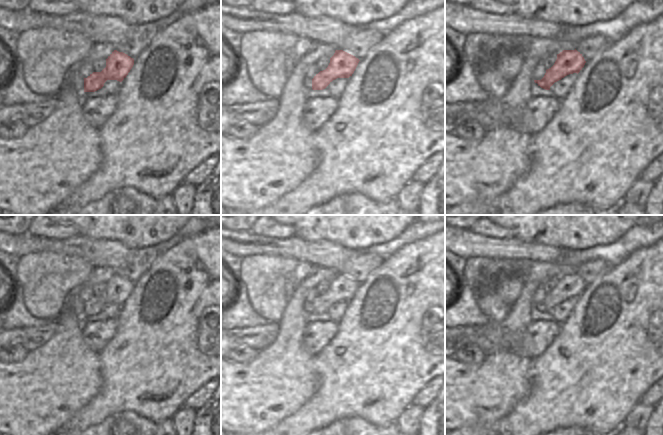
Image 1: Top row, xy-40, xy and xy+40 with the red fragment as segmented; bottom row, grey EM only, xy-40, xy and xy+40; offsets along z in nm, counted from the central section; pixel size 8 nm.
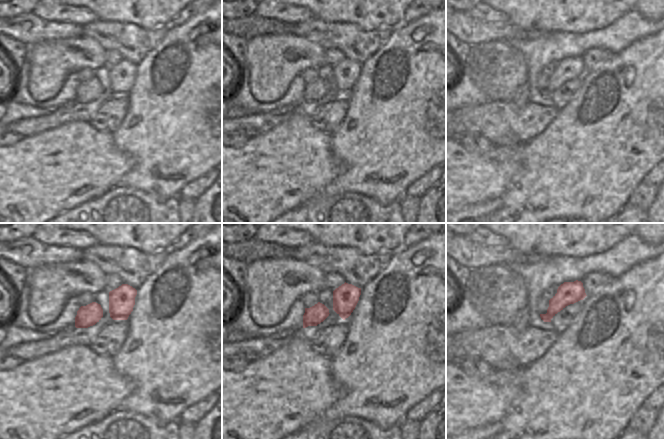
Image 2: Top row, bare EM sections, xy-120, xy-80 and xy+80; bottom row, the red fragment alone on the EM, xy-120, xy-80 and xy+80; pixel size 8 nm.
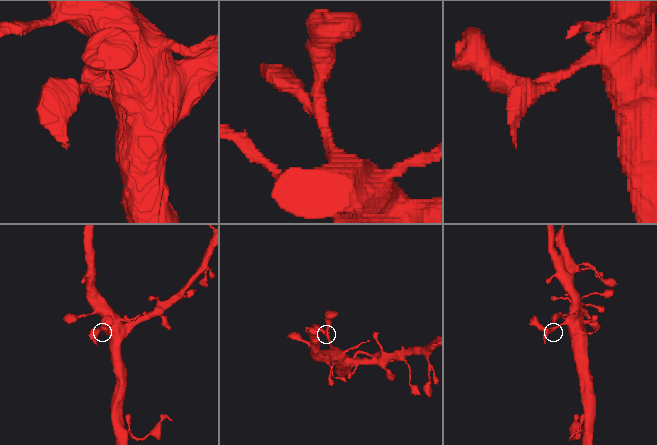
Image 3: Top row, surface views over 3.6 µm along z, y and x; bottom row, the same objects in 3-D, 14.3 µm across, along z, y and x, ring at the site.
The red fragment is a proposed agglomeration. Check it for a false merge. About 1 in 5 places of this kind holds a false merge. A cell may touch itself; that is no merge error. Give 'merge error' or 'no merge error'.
no merge error

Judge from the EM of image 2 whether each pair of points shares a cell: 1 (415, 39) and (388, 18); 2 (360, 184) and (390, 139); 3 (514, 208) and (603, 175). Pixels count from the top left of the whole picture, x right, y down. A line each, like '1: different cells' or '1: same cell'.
1: different cells
2: same cell
3: same cell

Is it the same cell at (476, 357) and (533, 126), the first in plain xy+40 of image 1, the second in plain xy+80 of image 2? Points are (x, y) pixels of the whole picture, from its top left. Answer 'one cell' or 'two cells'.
two cells

